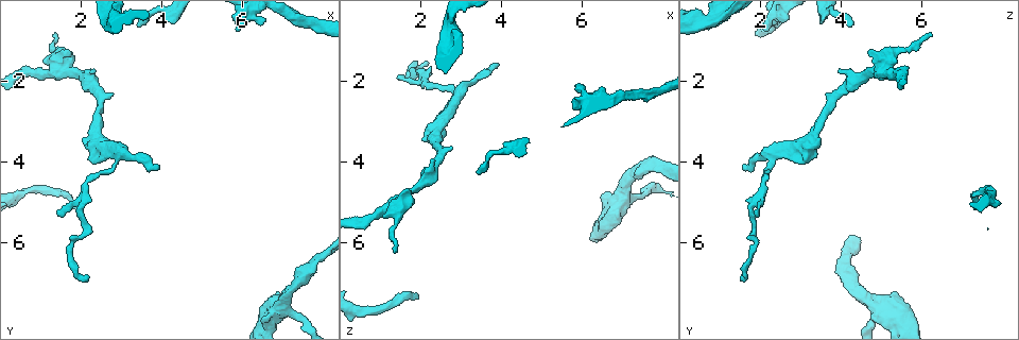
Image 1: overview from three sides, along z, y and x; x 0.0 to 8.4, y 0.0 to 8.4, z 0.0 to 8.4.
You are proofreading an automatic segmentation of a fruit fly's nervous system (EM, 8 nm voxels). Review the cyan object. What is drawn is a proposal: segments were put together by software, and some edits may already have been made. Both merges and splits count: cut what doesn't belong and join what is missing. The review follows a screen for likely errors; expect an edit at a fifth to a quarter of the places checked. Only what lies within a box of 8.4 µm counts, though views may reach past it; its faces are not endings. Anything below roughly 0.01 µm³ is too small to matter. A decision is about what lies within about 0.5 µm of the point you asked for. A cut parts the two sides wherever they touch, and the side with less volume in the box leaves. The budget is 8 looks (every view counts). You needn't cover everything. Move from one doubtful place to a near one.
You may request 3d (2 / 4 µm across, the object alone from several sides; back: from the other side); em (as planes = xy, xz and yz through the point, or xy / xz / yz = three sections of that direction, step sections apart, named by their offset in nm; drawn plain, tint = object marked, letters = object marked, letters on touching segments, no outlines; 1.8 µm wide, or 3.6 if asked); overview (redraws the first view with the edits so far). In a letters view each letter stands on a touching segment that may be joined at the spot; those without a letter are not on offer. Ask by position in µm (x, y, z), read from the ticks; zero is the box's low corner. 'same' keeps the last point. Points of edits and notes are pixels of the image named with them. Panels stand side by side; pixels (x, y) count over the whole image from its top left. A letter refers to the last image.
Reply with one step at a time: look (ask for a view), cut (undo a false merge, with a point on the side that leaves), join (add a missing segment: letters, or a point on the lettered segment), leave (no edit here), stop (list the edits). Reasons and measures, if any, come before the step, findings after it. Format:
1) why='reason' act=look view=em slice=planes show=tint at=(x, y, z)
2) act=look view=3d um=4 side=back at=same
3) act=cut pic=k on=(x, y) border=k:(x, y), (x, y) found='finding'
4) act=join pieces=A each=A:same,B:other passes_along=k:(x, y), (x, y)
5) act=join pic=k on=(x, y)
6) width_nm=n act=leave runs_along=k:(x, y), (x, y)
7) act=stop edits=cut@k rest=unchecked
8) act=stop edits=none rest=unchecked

why='arms part here' act=look view=em slice=planes show=plain at=(2.85, 3.70, 2.40)

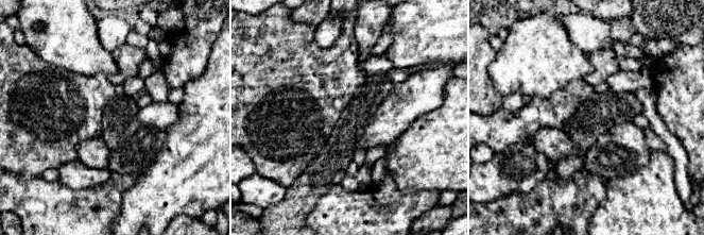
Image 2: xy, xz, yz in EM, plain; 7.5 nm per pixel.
act=look view=em slice=planes show=tint at=same

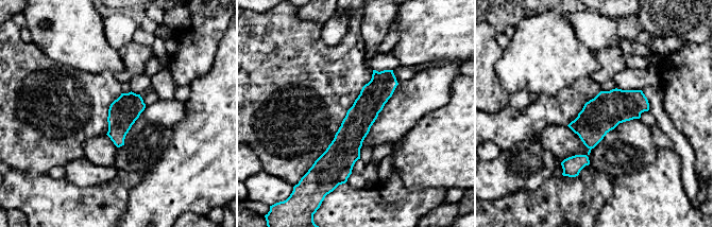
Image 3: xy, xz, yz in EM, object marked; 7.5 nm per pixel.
why='see the neighbours' act=look view=em slice=planes show=letters at=same

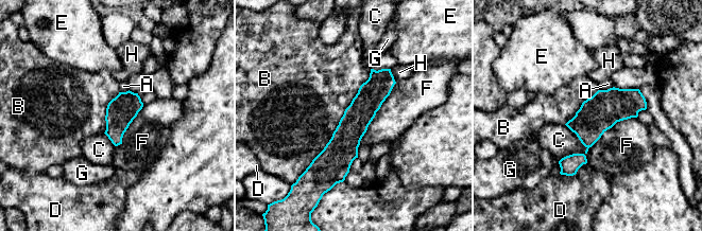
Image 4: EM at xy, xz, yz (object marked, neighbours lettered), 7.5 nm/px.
act=leave each=A:other,B:other,C:other,D:other,E:other,F:other,G:other,H:other border=4:(344, 111), (329, 141), (305, 169) found='continuous, no second cell'

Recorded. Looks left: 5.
why='a fork' act=look view=em slice=yz step=4 show=letters at=(1.55, 1.70, 4.95)

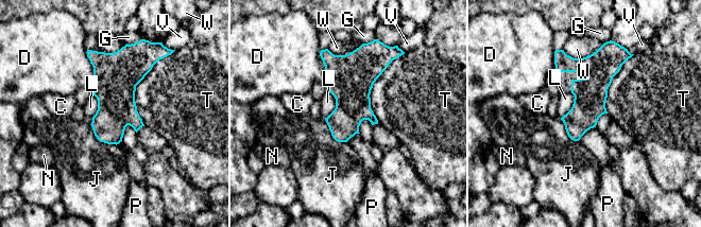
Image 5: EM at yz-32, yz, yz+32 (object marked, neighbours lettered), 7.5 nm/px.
why='another direction' act=look view=em slice=planes show=letters at=same

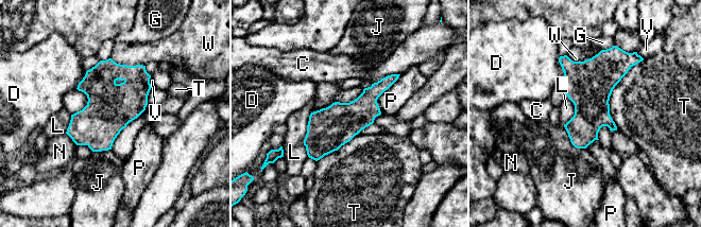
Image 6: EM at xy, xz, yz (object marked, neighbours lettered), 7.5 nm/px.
act=leave each=C:other,D:other,G:other,J:other,L:other,N:other,P:other,T:other,V:other,W:other runs_along=6:(395, 76), (380, 86), (310, 154) found='all the same cell'

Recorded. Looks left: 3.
why='end of a long branch' act=look view=em um=3.6 slice=planes show=letters at=(3.45, 0.60, 4.30)

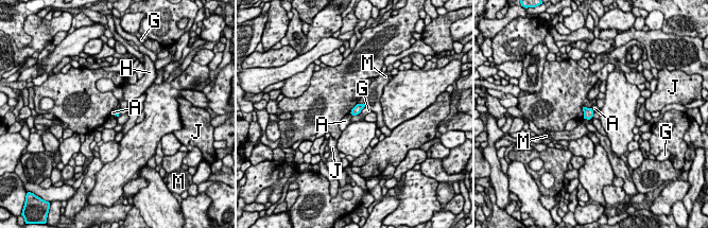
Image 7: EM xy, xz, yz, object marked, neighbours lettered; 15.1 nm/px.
longest_contact=G:160nm act=leave each=A:other,G:other,H:other,J:other,M:other border=7:(364, 106), (358, 114) found='none of them fits'

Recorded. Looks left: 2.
act=stop edits=none rest=unchecked

